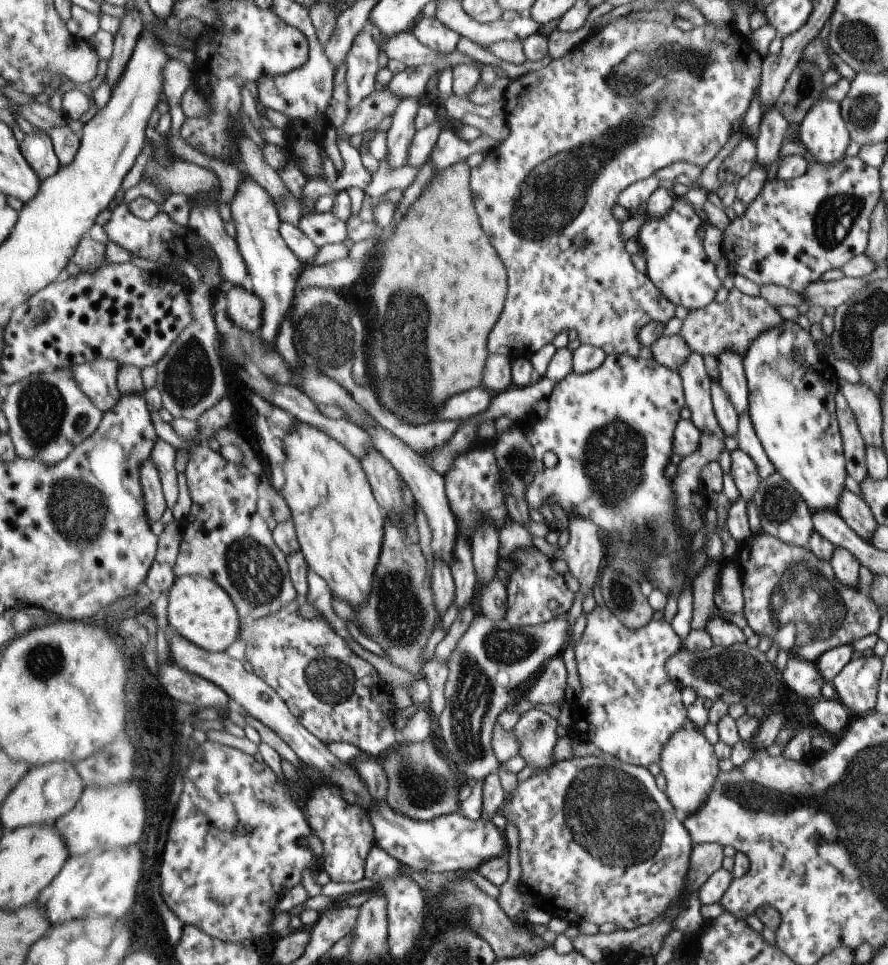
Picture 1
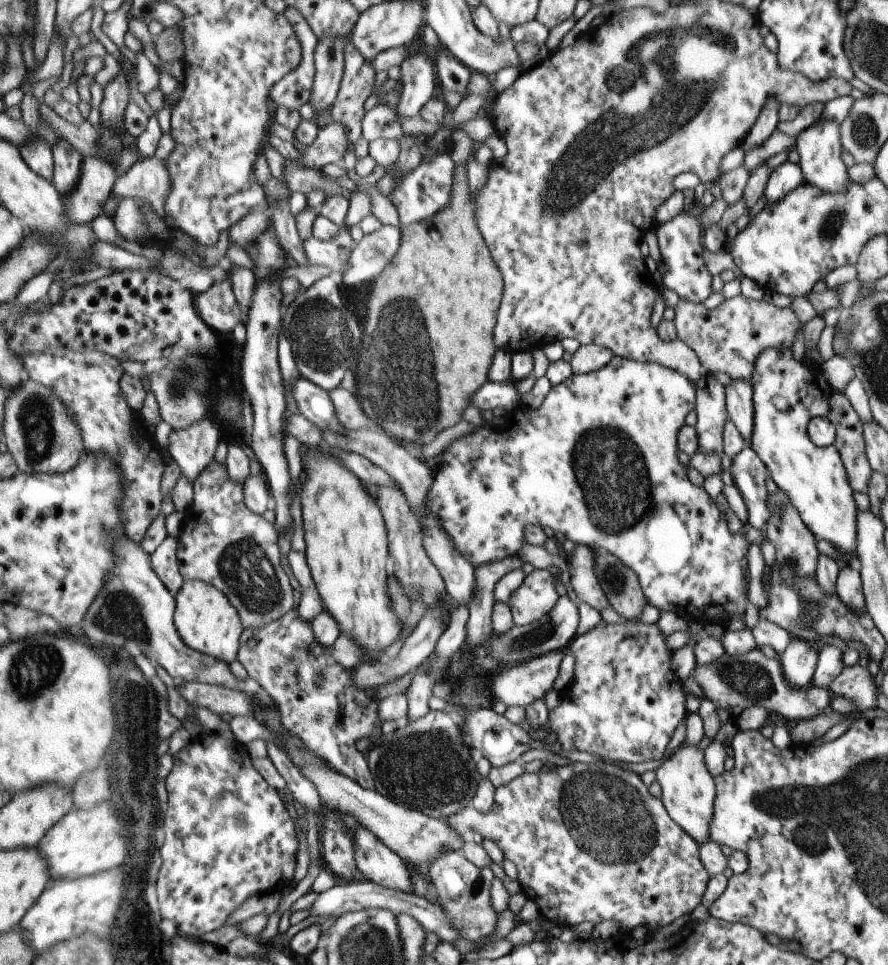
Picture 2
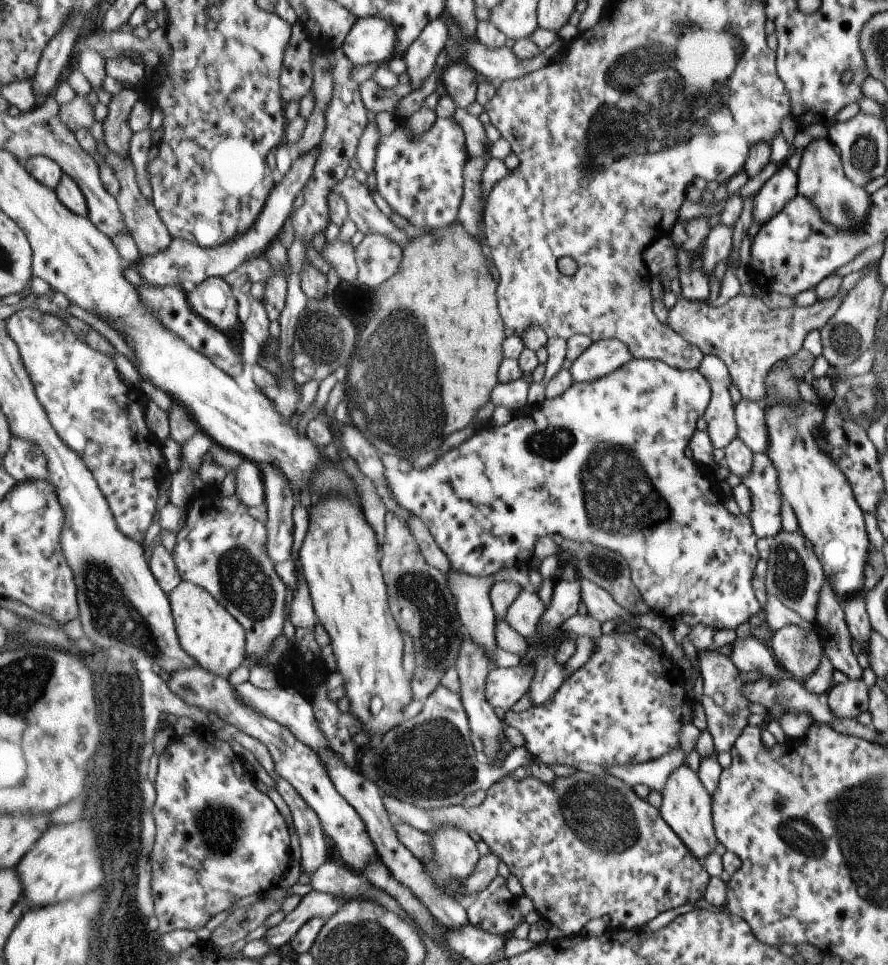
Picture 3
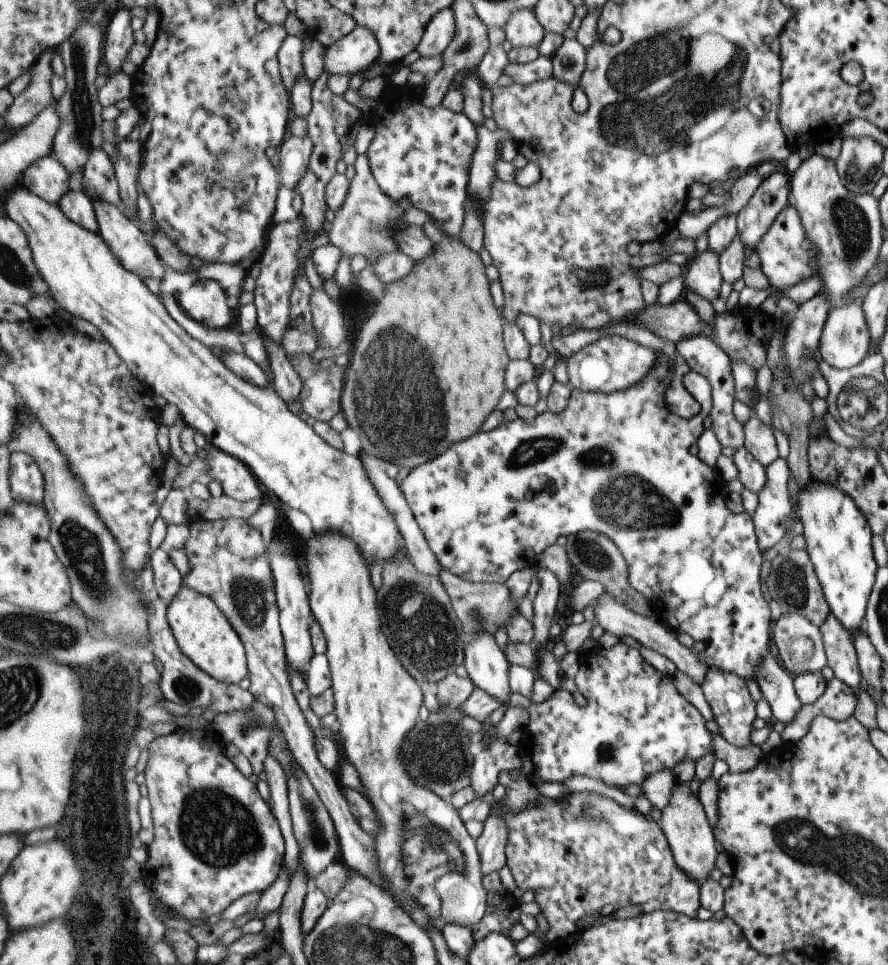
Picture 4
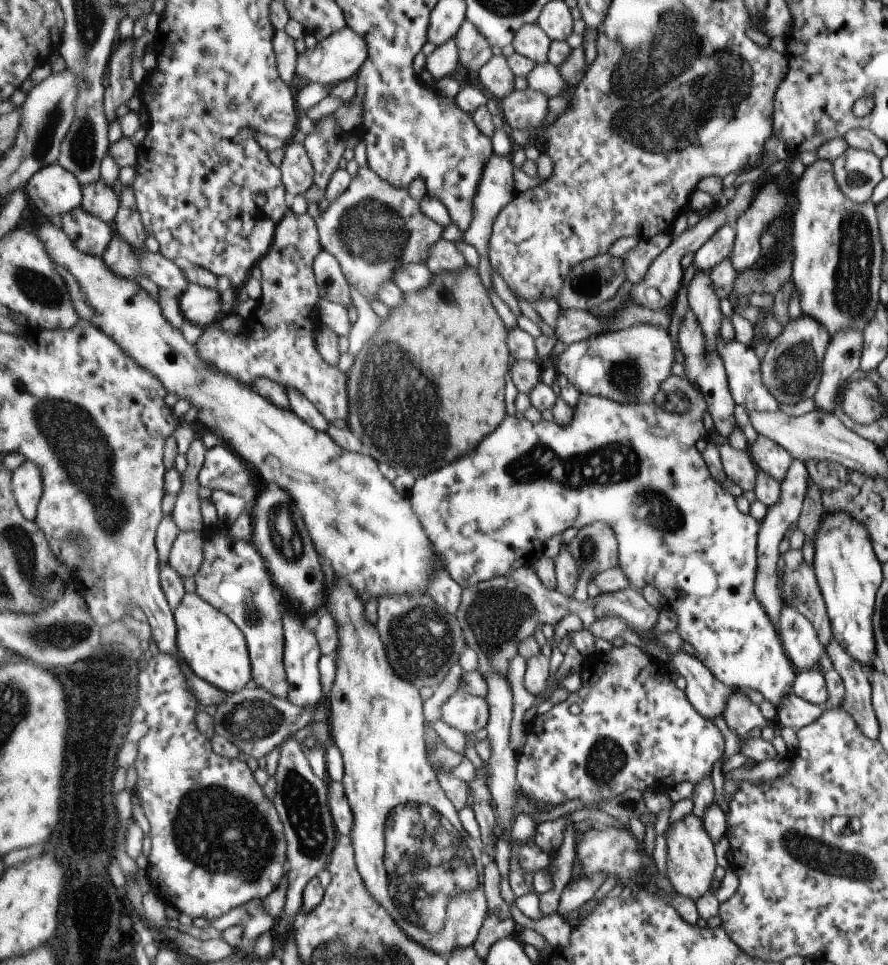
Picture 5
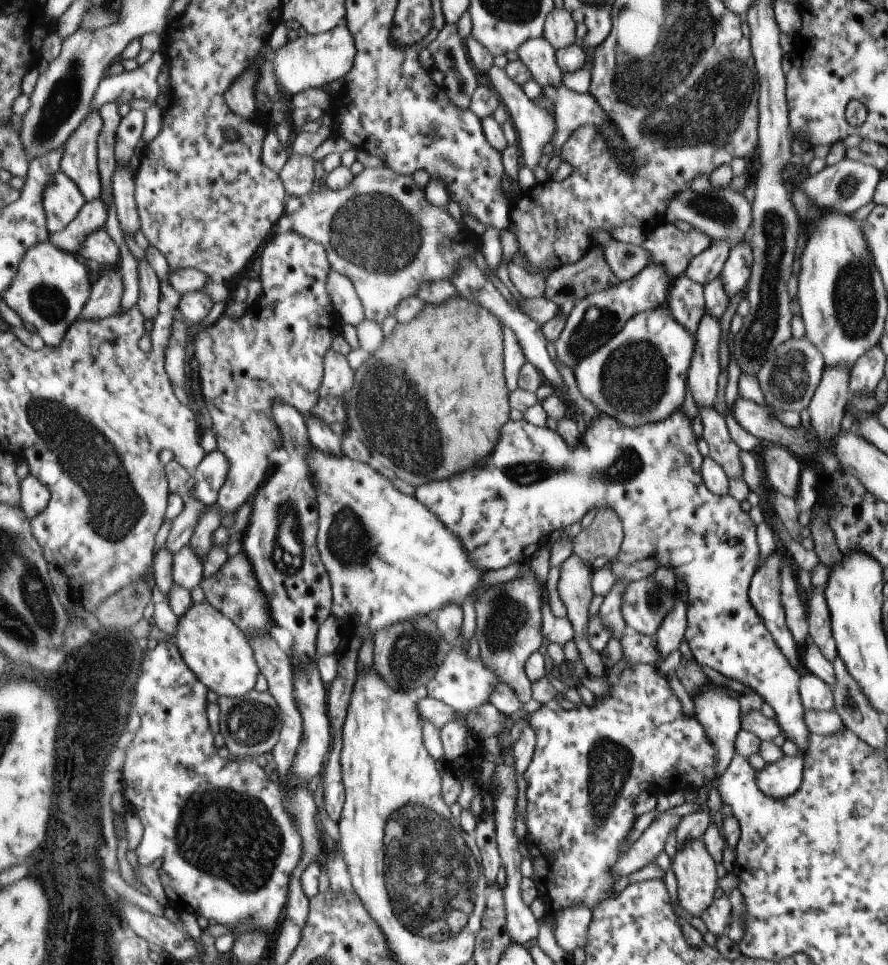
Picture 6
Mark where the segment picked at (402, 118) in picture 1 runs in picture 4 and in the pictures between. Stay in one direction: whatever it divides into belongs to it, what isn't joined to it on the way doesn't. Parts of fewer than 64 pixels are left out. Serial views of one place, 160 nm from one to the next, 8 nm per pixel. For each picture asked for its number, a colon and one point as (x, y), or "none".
2: (418, 73)
3: (421, 57)
4: (442, 28)

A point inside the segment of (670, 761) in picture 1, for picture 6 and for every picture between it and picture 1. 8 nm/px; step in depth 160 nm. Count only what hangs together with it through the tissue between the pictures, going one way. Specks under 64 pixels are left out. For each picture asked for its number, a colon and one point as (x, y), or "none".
2: (687, 788)
3: (685, 804)
4: (683, 820)
5: (690, 862)
6: (694, 870)

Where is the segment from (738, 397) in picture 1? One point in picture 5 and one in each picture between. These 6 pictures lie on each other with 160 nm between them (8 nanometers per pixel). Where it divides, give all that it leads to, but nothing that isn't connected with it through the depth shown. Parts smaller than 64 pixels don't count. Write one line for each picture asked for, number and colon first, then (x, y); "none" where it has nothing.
2: (738, 393)
3: (750, 424)
4: (758, 440)
5: (766, 455)

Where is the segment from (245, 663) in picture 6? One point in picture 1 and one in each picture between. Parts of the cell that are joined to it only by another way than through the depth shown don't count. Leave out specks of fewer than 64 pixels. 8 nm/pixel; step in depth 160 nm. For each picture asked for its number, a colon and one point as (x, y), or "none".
1: (199, 609)
2: (206, 619)
3: (209, 632)
4: (205, 634)
5: (211, 643)

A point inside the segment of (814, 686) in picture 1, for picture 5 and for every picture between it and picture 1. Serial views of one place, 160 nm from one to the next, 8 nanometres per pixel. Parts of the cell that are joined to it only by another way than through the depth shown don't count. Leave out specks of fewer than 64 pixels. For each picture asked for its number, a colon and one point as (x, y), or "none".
2: (798, 660)
3: (797, 652)
4: (797, 643)
5: (799, 641)

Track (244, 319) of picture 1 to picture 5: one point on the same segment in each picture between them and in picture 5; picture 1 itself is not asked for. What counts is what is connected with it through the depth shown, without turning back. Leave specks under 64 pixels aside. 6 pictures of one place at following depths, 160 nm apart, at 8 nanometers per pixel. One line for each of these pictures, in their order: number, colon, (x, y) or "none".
2: (220, 306)
3: (214, 300)
4: (206, 301)
5: (202, 306)

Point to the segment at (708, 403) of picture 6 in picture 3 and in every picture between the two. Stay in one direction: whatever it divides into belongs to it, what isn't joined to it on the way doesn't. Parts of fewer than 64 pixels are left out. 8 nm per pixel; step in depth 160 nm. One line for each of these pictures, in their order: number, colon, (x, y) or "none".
3: (718, 242)
4: (702, 277)
5: (702, 301)

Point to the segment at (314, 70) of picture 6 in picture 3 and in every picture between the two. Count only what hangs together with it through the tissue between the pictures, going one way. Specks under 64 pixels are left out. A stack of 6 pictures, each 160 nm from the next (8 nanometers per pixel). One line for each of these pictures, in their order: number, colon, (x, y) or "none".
3: (373, 39)
4: (359, 51)
5: (340, 57)

